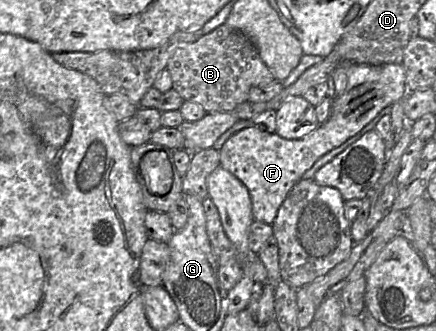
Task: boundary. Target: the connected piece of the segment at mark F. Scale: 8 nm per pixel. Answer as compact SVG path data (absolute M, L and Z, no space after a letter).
M348 63L348 85L341 96L333 99L330 117L301 139L285 139L257 126L232 135L219 150L220 166L236 176L247 187L254 220L272 225L290 190L315 162L360 132L378 113L408 93L402 64L379 66Z

